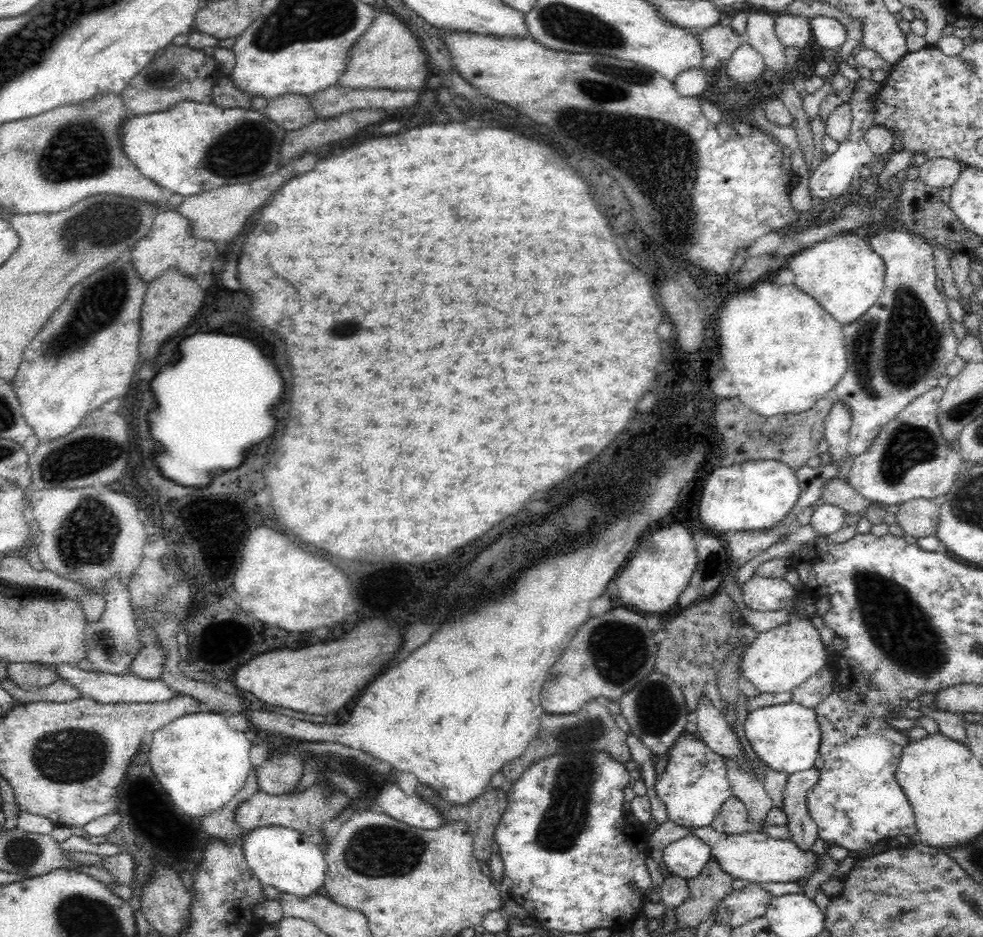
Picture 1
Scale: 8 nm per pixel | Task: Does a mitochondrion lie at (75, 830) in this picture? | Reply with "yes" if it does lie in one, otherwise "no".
no

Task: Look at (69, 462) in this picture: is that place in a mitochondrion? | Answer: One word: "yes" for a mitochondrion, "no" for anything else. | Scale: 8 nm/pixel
yes

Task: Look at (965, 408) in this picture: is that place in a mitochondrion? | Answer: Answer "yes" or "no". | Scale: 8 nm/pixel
yes

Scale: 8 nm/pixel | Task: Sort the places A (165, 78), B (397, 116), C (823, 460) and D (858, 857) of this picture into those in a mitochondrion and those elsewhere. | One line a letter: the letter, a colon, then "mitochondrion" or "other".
A: mitochondrion
B: other
C: other
D: other

